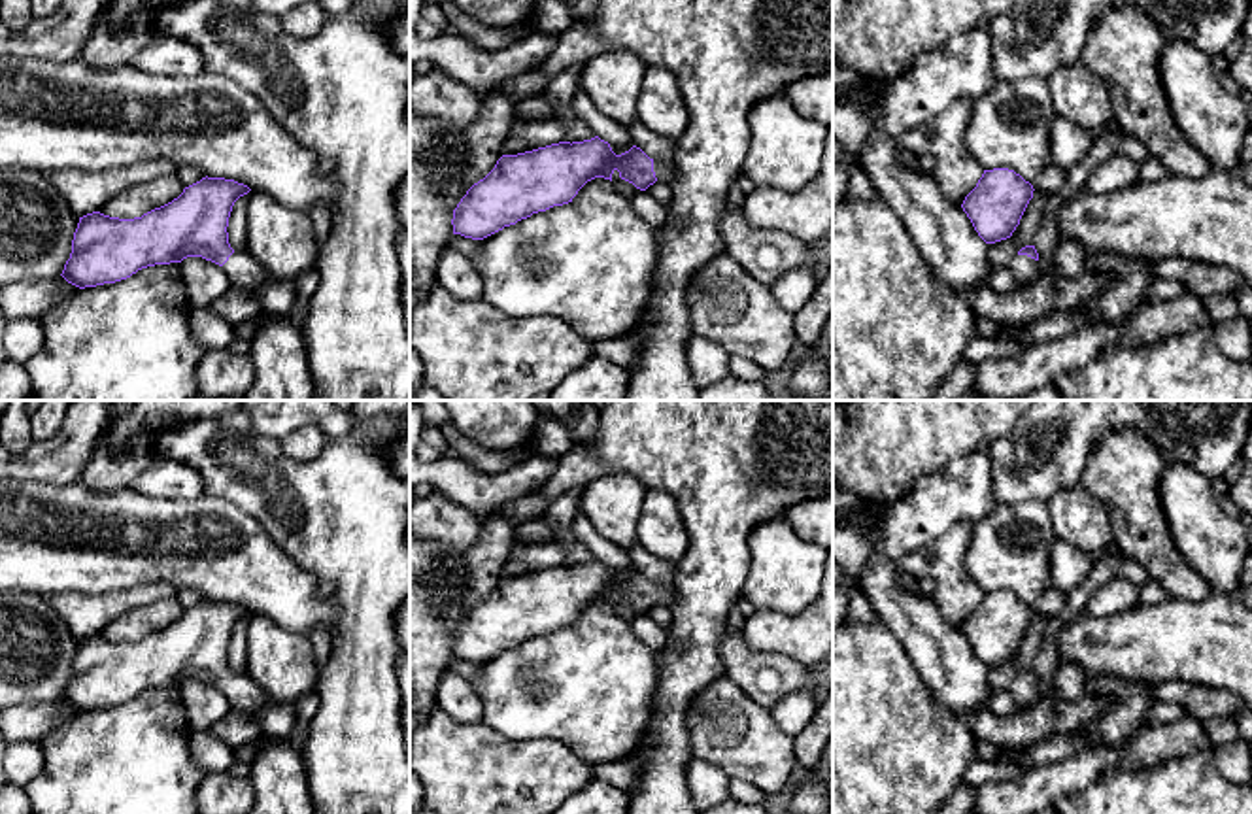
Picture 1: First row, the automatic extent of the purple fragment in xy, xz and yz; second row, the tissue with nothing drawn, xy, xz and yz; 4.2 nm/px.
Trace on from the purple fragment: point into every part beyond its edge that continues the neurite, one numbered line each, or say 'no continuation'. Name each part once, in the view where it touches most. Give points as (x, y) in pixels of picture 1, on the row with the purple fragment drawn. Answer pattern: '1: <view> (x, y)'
1: xz (663, 170)

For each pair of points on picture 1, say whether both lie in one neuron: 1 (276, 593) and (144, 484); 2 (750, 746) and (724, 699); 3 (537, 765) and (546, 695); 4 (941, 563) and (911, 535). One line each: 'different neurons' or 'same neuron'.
1: different neurons
2: same neuron
3: different neurons
4: different neurons

